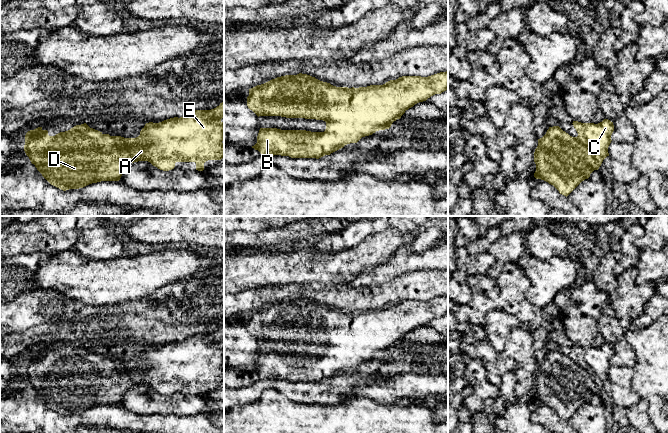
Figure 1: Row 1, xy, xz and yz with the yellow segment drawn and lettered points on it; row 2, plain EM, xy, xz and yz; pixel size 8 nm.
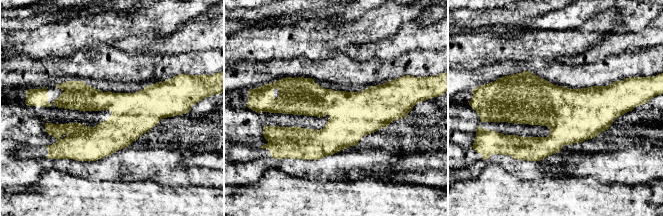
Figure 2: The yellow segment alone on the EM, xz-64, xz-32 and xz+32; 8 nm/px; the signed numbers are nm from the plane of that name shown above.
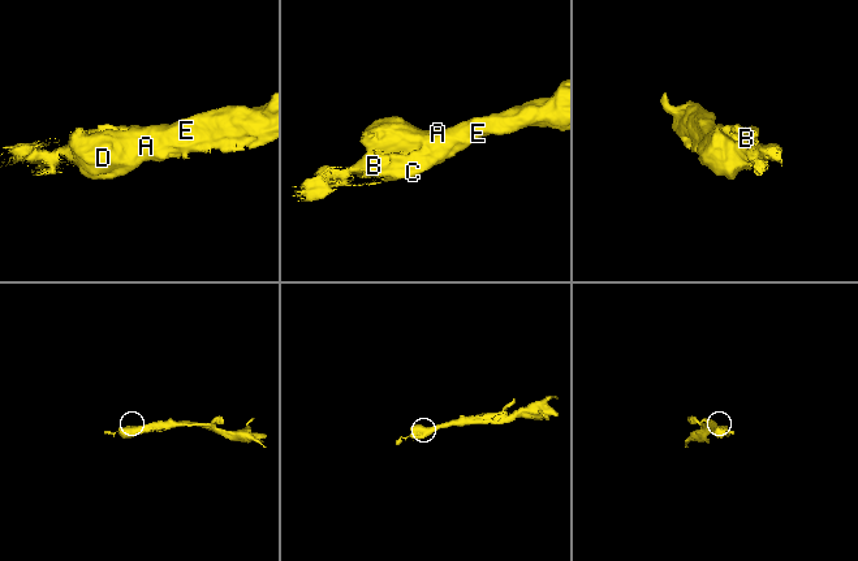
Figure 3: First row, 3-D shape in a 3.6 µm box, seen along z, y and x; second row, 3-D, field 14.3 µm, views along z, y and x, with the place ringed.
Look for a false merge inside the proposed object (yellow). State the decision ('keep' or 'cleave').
keep

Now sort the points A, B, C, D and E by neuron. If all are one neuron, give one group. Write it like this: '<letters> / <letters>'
A B C D E

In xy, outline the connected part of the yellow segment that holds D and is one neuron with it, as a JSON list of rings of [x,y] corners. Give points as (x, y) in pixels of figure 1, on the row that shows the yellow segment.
[[[224,102],[211,110],[195,110],[180,118],[146,123],[136,138],[103,134],[86,123],[55,136],[38,127],[26,133],[24,151],[42,176],[63,191],[101,181],[119,181],[123,171],[138,161],[148,161],[163,171],[174,169],[176,162],[195,162],[196,170],[203,171],[206,161],[224,157],[222,118]]]

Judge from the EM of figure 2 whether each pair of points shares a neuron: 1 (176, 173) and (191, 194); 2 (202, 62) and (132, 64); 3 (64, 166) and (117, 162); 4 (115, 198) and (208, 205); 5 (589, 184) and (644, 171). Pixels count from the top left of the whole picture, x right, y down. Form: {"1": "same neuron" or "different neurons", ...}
{"1": "different neurons", "2": "same neuron", "3": "same neuron", "4": "same neuron", "5": "different neurons"}

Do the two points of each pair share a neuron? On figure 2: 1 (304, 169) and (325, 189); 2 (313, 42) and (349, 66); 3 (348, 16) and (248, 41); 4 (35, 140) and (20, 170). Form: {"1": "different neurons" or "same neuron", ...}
{"1": "different neurons", "2": "different neurons", "3": "different neurons", "4": "different neurons"}

